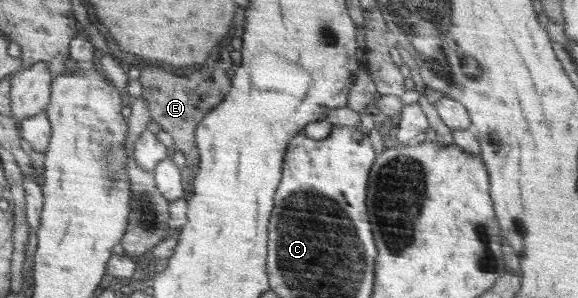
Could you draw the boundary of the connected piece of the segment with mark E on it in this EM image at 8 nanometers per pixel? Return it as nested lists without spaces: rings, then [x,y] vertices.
[[[216,47],[204,65],[192,69],[189,75],[179,77],[168,73],[163,67],[144,67],[138,81],[142,85],[141,98],[146,99],[151,121],[158,123],[174,140],[174,147],[182,151],[186,167],[194,172],[199,167],[199,150],[195,143],[195,131],[202,117],[219,105],[231,89],[231,81],[240,67],[230,59],[224,47]]]

